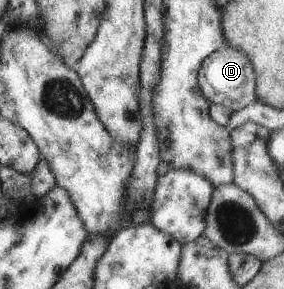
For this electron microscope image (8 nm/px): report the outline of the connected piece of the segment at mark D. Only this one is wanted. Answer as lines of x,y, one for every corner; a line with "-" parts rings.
223,45
201,62
198,74
199,89
211,104
221,104
236,112
257,99
256,73
252,61
240,49

